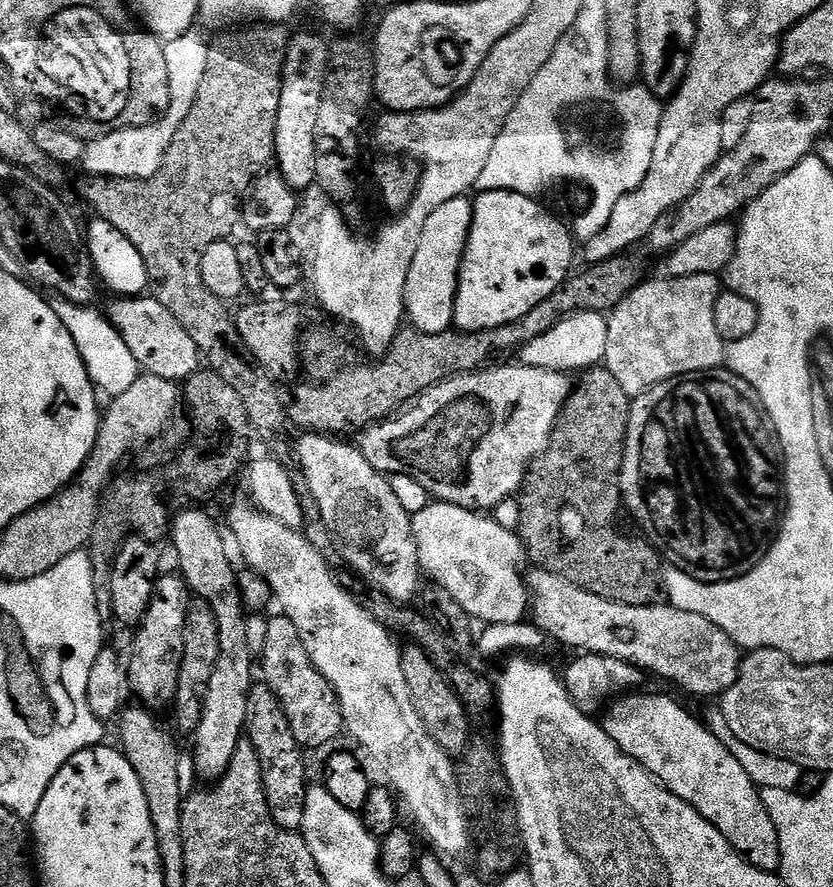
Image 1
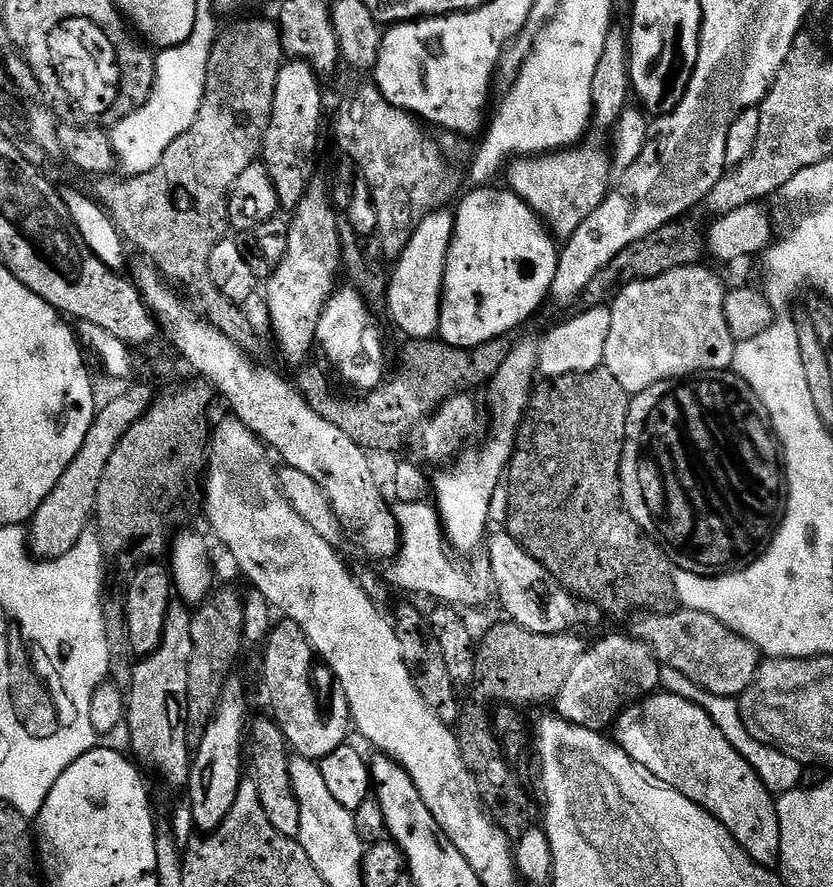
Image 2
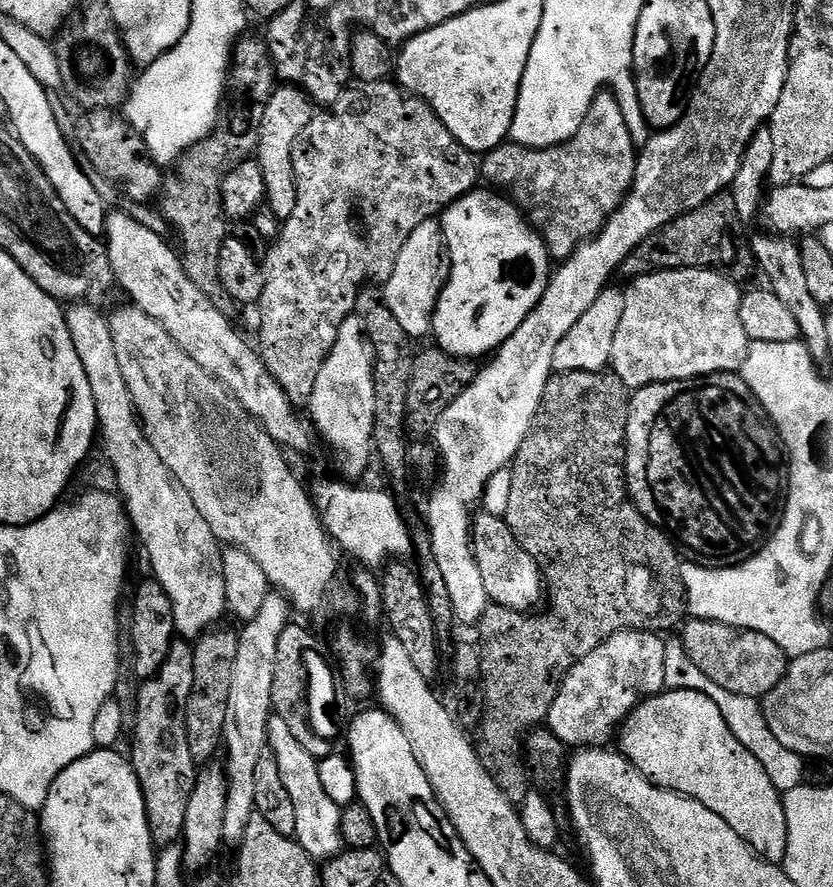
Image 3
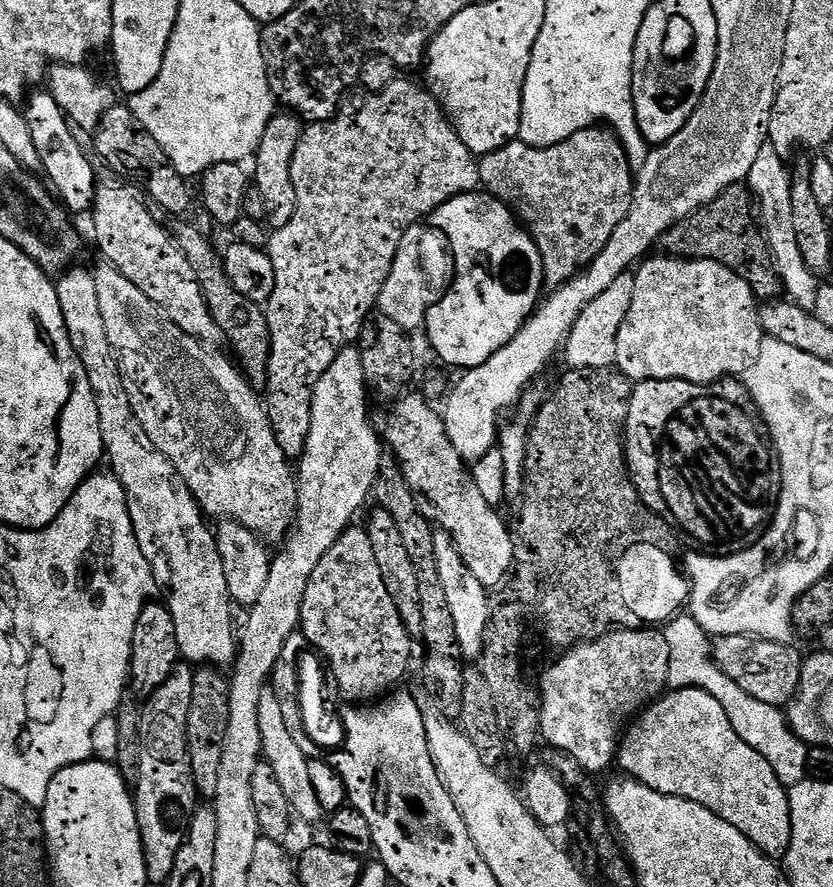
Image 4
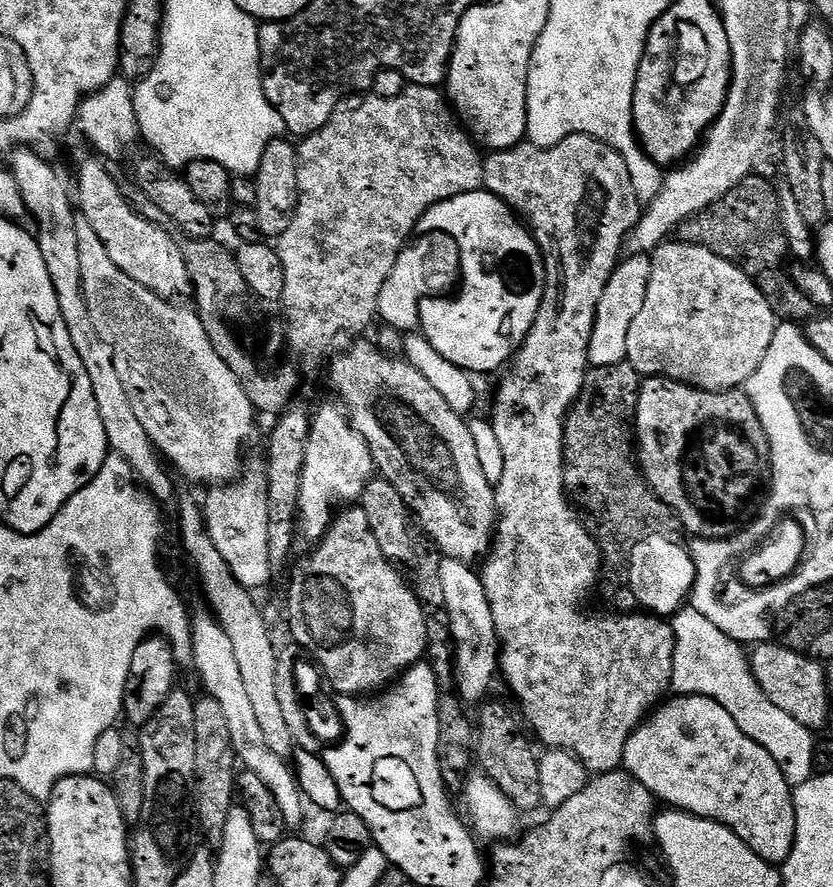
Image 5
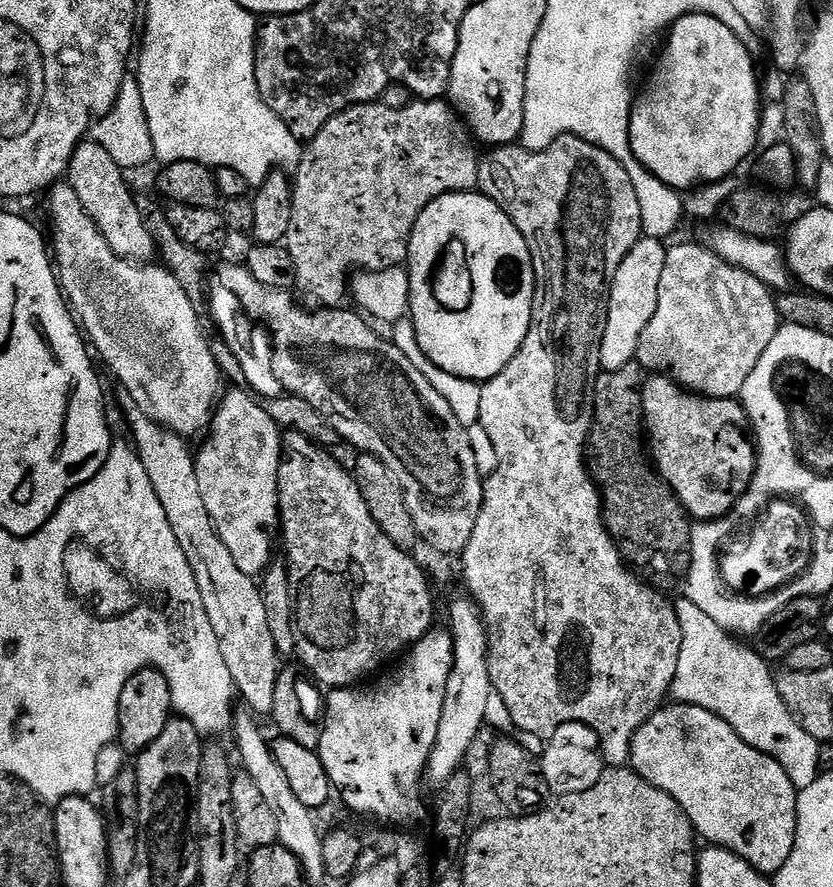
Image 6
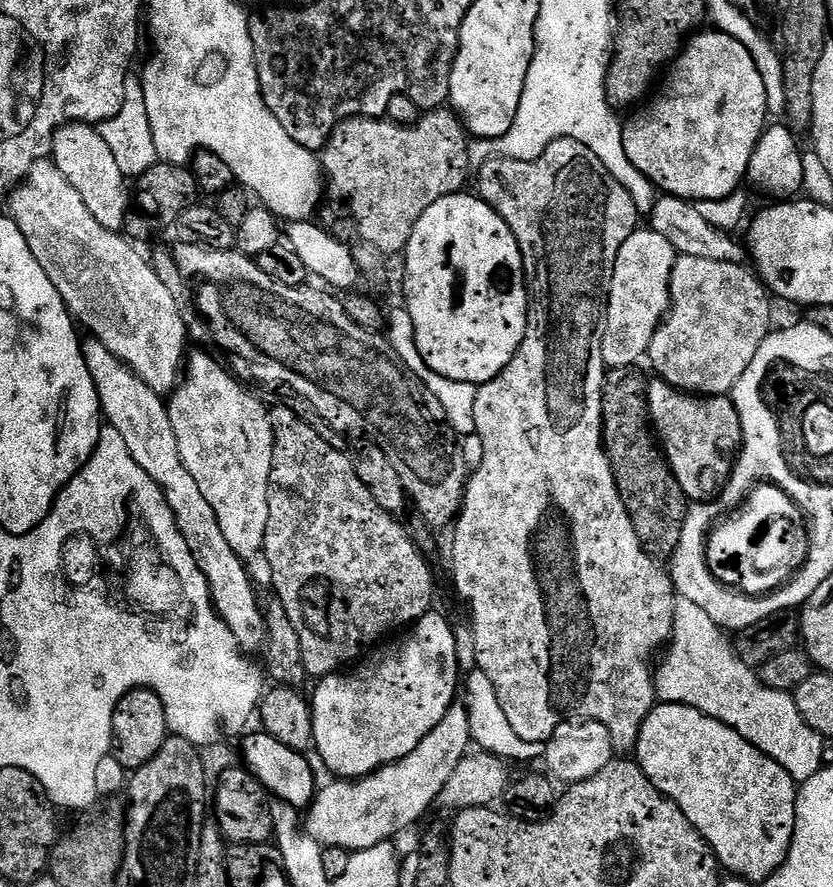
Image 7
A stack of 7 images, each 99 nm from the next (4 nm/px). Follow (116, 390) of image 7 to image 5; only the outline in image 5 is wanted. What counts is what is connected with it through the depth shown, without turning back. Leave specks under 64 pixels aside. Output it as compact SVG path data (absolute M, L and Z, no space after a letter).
M184 500L180 504L180 540L184 543L184 550L192 559L196 572L200 575L200 584L204 587L204 596L208 599L207 607L210 609L216 621L226 630L230 637L230 643L234 646L234 654L238 657L238 671L242 673L242 682L246 689L246 695L250 698L254 714L258 721L266 742L274 754L285 758L293 755L296 743L286 727L286 721L278 702L278 674L276 662L278 648L272 645L272 636L268 633L268 624L256 605L256 600L249 589L242 587L238 578L230 572L230 566L226 566L222 554L218 554L218 546L210 538L208 528L204 524L204 514L199 503L192 500Z

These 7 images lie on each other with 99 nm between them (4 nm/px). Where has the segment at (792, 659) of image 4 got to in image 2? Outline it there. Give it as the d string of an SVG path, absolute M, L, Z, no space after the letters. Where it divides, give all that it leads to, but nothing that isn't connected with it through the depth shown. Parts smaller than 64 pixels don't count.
M681 607L675 612L648 614L637 626L635 635L648 645L657 664L678 670L702 690L719 696L738 698L756 680L756 669L762 663L761 653L751 642L730 630L718 618Z

